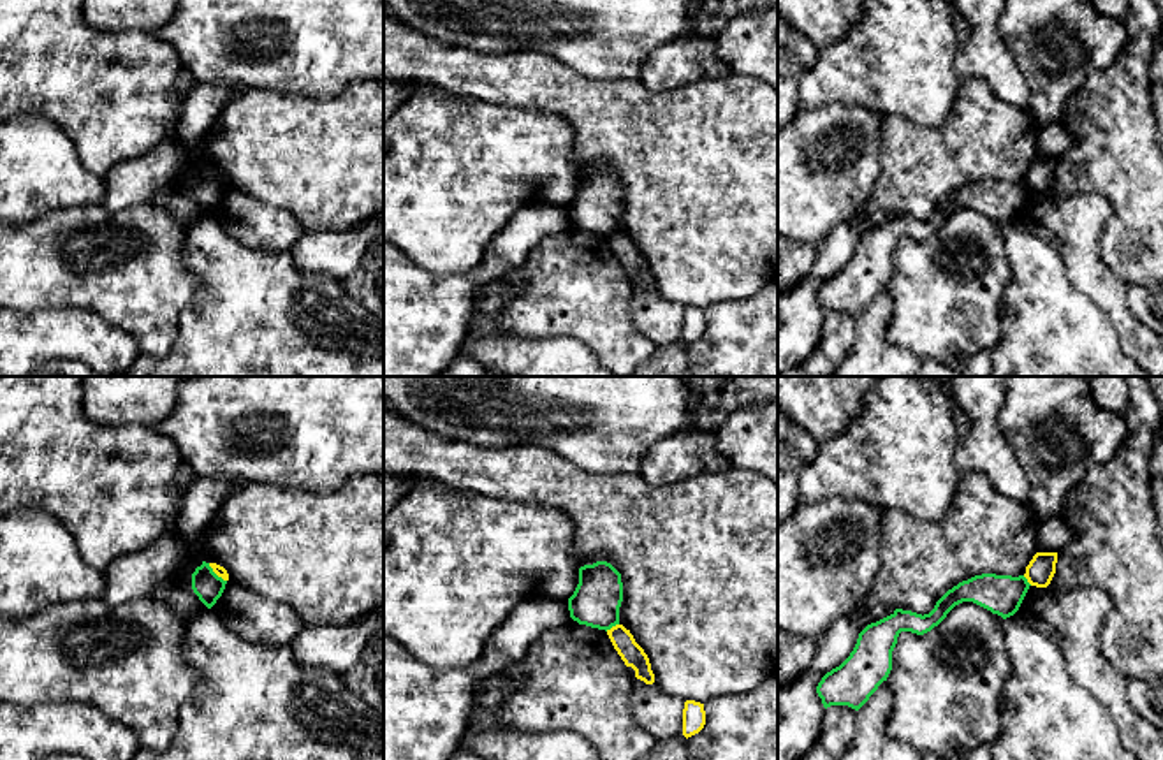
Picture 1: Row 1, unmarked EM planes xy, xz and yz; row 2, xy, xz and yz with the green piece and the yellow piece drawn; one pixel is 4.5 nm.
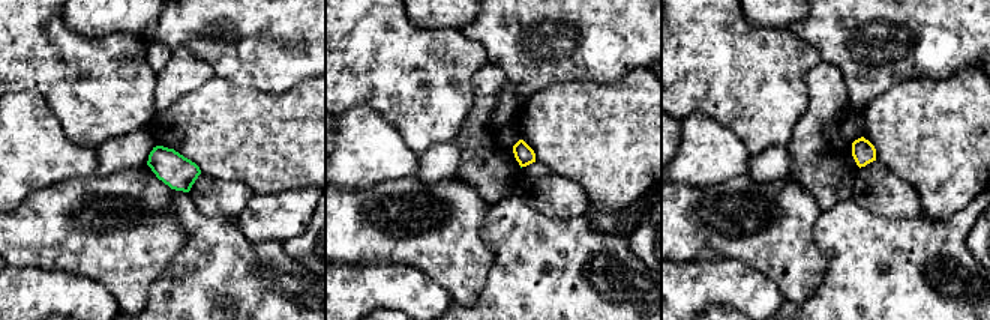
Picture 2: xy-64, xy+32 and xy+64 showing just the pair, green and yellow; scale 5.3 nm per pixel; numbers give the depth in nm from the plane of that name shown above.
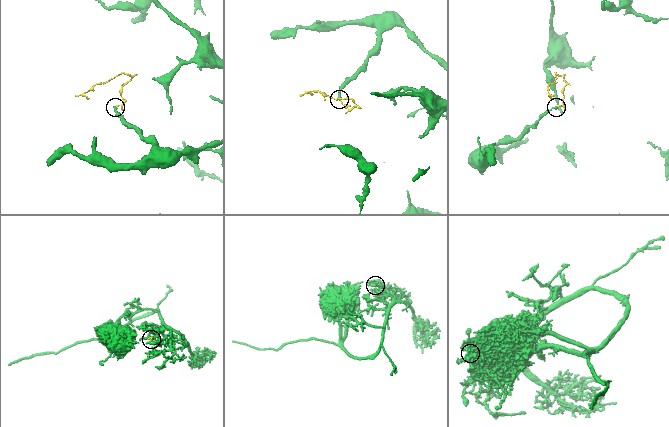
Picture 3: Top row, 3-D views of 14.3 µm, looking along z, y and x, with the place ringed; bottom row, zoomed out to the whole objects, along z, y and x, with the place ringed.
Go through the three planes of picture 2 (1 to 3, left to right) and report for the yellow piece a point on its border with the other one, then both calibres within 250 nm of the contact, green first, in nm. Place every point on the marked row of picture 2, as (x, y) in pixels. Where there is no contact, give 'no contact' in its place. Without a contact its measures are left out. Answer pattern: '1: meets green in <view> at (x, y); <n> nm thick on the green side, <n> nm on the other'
1: no contact
2: no contact
3: no contact

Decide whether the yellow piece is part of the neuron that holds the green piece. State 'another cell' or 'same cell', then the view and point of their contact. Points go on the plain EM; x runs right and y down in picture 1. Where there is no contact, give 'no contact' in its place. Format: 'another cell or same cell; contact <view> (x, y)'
another cell; contact xz (611, 233)

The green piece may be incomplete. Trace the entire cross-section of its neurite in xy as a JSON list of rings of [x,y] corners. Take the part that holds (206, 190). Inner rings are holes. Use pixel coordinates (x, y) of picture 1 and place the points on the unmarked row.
[[[206,167],[192,179],[192,195],[208,215],[222,202],[225,190]]]

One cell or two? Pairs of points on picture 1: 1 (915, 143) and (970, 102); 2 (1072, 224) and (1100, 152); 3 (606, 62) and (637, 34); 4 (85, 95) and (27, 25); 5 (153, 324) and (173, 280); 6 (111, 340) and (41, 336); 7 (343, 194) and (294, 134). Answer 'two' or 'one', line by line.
1: one
2: two
3: one
4: one
5: one
6: one
7: one

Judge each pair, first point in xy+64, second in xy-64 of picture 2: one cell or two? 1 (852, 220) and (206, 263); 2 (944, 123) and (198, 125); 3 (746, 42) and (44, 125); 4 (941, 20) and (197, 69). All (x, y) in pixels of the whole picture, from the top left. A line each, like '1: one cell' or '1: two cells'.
1: one cell
2: one cell
3: two cells
4: two cells

